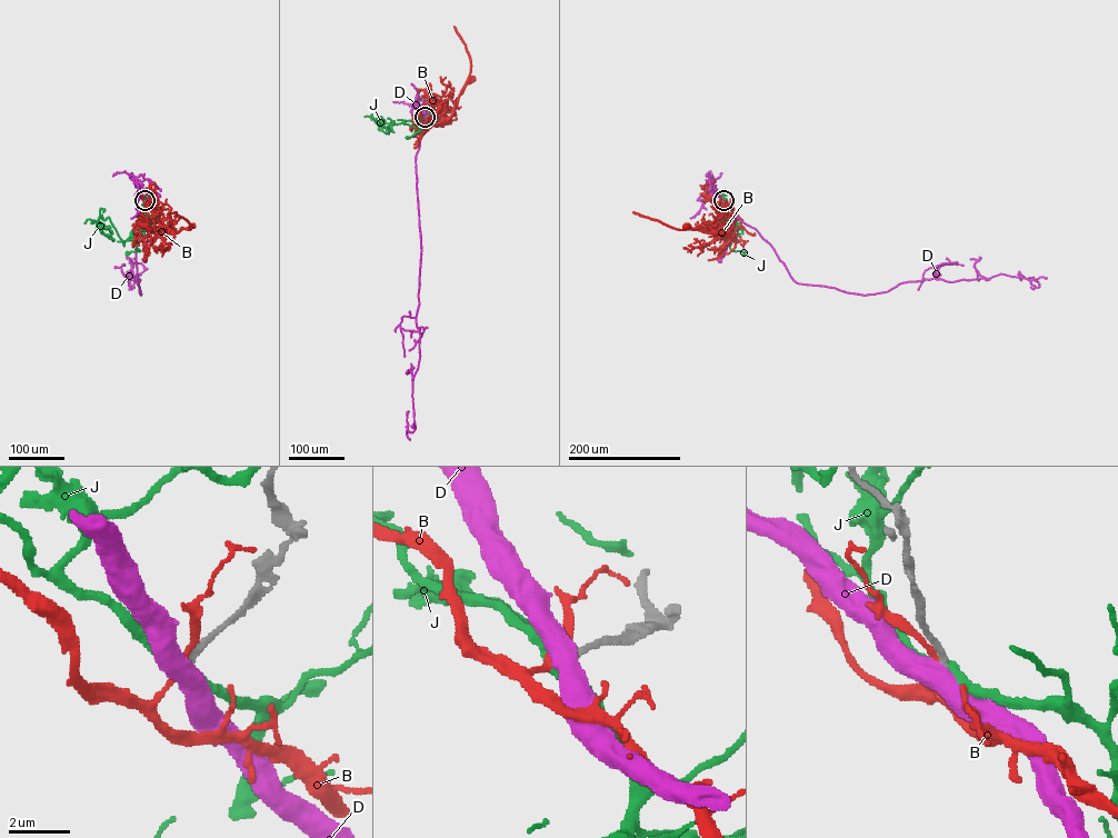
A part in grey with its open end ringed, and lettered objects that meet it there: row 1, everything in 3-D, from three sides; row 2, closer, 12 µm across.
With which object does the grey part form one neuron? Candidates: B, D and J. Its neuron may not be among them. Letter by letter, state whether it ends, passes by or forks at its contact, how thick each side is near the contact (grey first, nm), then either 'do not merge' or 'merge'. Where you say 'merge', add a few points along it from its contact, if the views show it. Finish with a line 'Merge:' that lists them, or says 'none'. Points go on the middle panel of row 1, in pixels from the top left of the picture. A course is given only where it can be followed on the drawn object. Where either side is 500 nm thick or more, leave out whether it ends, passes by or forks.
B: it passes by; 240 nm thick on the grey side, 180 nm on the other; do not merge
D: 200 nm thick on the grey side, 550 nm on the other; do not merge
J: it passes by; 200 nm thick on the grey side, 360 nm on the other; do not merge
Merge: none

